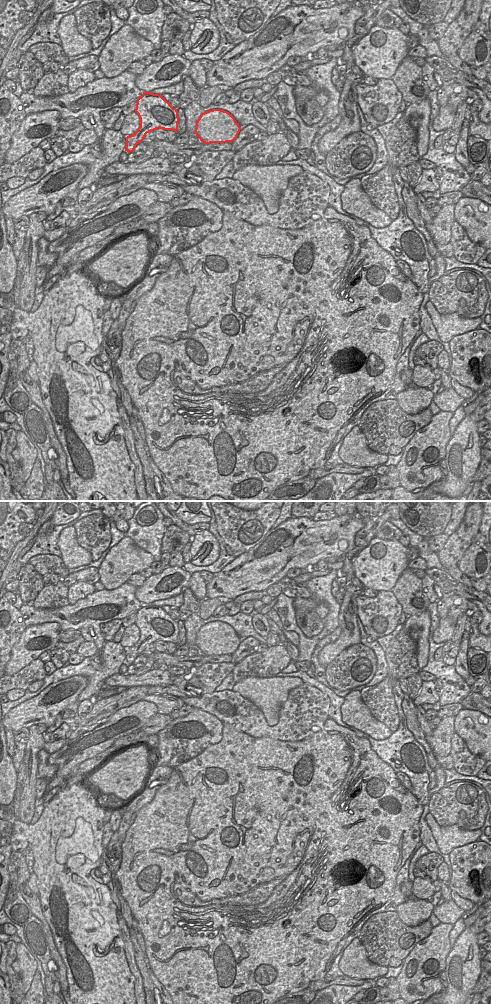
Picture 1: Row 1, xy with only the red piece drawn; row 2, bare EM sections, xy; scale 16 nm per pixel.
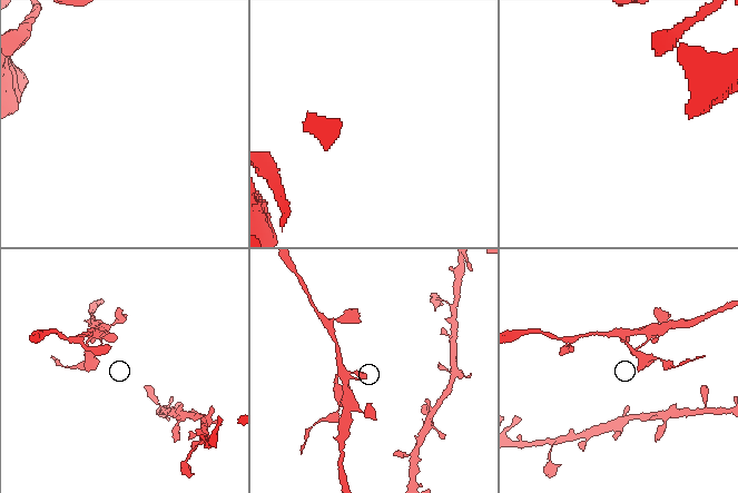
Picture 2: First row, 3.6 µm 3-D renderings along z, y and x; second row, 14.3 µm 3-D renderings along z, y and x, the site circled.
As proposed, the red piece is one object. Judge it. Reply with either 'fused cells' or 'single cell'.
fused cells

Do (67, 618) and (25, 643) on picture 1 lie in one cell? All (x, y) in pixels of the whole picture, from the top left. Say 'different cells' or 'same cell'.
different cells

